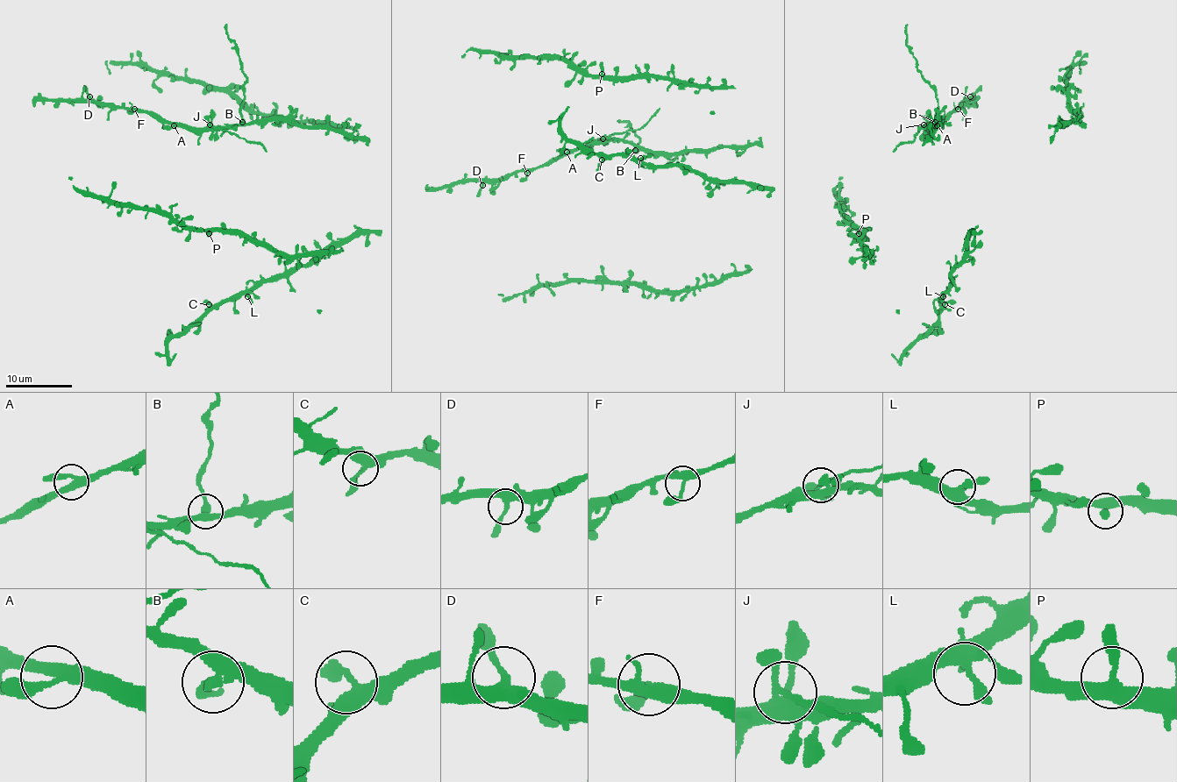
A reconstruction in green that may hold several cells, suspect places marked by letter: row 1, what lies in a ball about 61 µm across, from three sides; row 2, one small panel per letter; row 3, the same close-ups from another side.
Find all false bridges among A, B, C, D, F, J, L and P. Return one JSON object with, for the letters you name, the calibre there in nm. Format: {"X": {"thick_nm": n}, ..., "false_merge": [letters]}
{"B": {"thick_nm": 300}, "J": {"thick_nm": 220}, "false_merge": ["B", "J"]}

